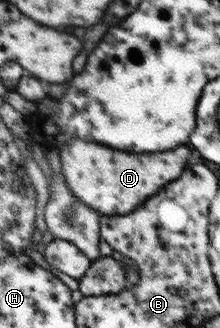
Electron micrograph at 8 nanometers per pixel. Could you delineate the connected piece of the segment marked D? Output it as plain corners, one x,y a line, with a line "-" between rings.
70,139
61,146
59,155
67,185
80,202
101,215
124,215
155,195
162,186
176,180
187,167
190,150
182,146
158,154
132,154

